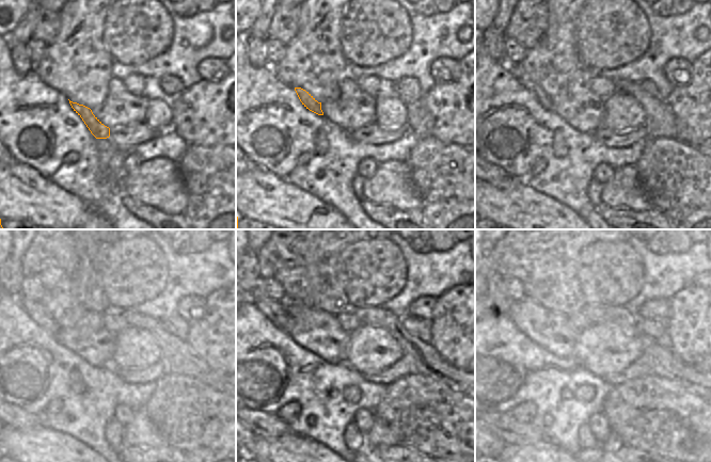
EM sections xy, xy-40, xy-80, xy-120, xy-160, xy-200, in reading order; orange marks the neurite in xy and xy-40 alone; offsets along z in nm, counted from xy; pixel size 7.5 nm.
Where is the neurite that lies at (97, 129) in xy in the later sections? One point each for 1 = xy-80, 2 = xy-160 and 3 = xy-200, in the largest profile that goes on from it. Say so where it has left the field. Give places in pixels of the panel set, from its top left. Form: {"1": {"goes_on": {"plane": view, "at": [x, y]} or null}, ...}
{"1": {"goes_on": {"plane": "xy-80", "at": [544, 99]}}, "2": {"goes_on": {"plane": "xy-160", "at": [274, 311]}}, "3": {"goes_on": {"plane": "xy-200", "at": [502, 302]}}}

